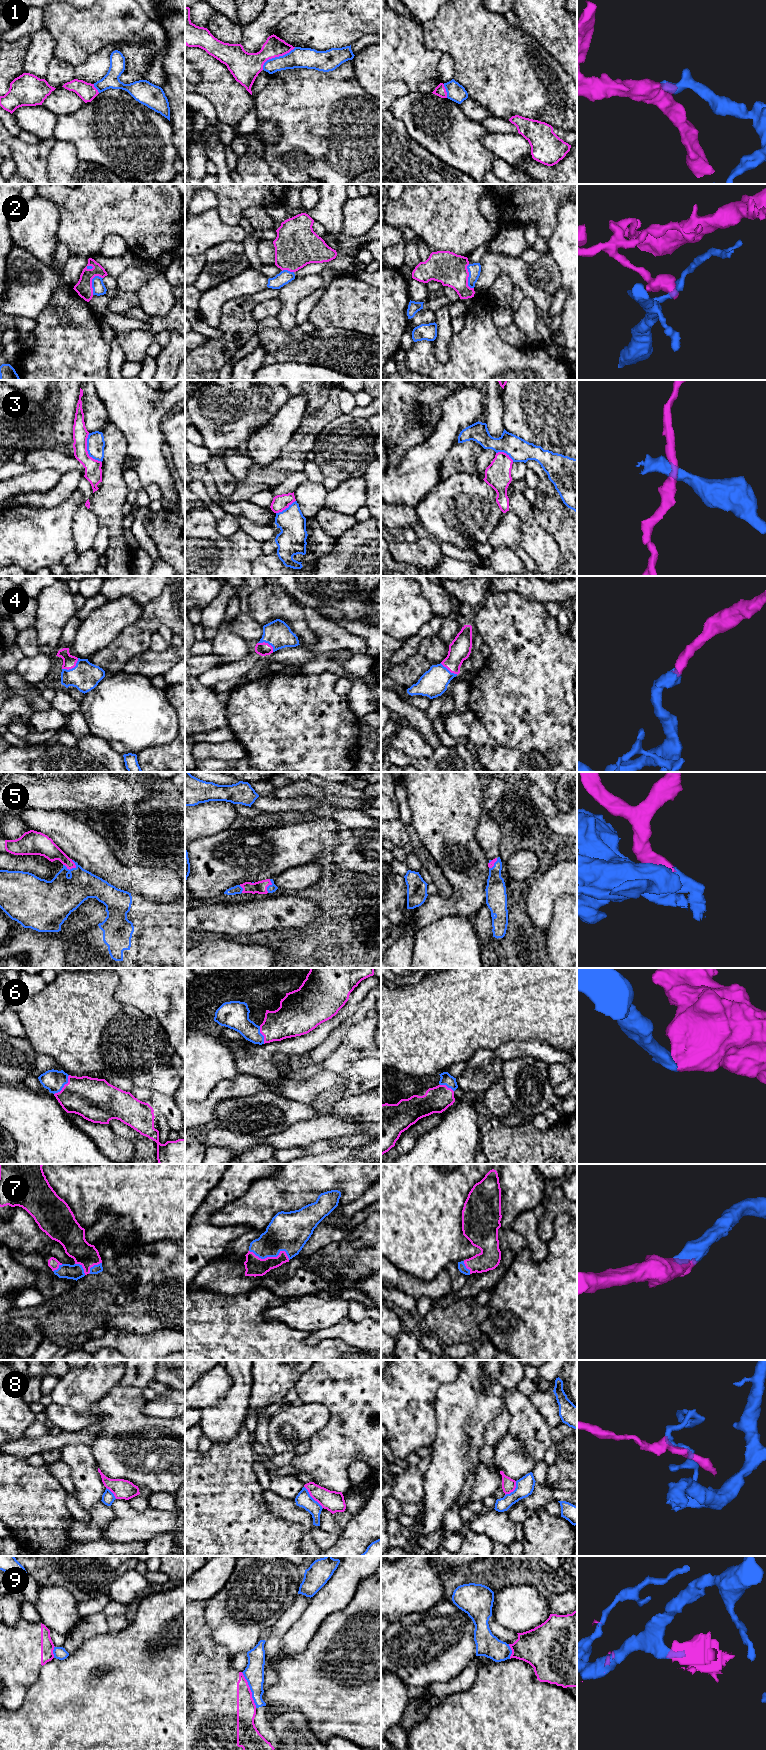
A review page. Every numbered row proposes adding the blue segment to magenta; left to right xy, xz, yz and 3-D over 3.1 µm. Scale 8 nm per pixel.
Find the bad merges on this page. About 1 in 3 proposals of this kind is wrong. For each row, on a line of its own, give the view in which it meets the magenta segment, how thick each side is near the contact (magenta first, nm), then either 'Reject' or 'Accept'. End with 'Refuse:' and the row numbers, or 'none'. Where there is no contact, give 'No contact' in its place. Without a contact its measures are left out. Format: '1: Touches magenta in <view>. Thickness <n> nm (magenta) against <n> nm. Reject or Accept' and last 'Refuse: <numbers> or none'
1: Touches magenta in xz. Thickness 220 nm (magenta) against 160 nm. Reject
2: Touches magenta in yz. Thickness 260 nm (magenta) against 100 nm. Reject
3: Touches magenta in xy. Thickness 140 nm (magenta) against 140 nm. Reject
4: Touches magenta in xy. Thickness 110 nm (magenta) against 240 nm. Accept
5: Touches magenta in xy. Thickness 140 nm (magenta) against 300 nm. Accept
6: Touches magenta in xy. Thickness 340 nm (magenta) against 170 nm. Accept
7: Touches magenta in xz. Thickness 160 nm (magenta) against 320 nm. Accept
8: Touches magenta in xz. Thickness 170 nm (magenta) against 120 nm. Reject
9: Touches magenta in xz. Thickness 160 nm (magenta) against 160 nm. Reject
Refuse: 1, 2, 3, 8, 9

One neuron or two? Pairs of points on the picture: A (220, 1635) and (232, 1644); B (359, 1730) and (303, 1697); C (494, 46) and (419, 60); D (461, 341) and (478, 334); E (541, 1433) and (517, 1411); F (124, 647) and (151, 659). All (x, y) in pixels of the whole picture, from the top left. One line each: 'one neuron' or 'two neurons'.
A: one neuron
B: one neuron
C: two neurons
D: one neuron
E: one neuron
F: two neurons

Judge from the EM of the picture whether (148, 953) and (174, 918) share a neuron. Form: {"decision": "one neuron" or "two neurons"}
{"decision": "one neuron"}

